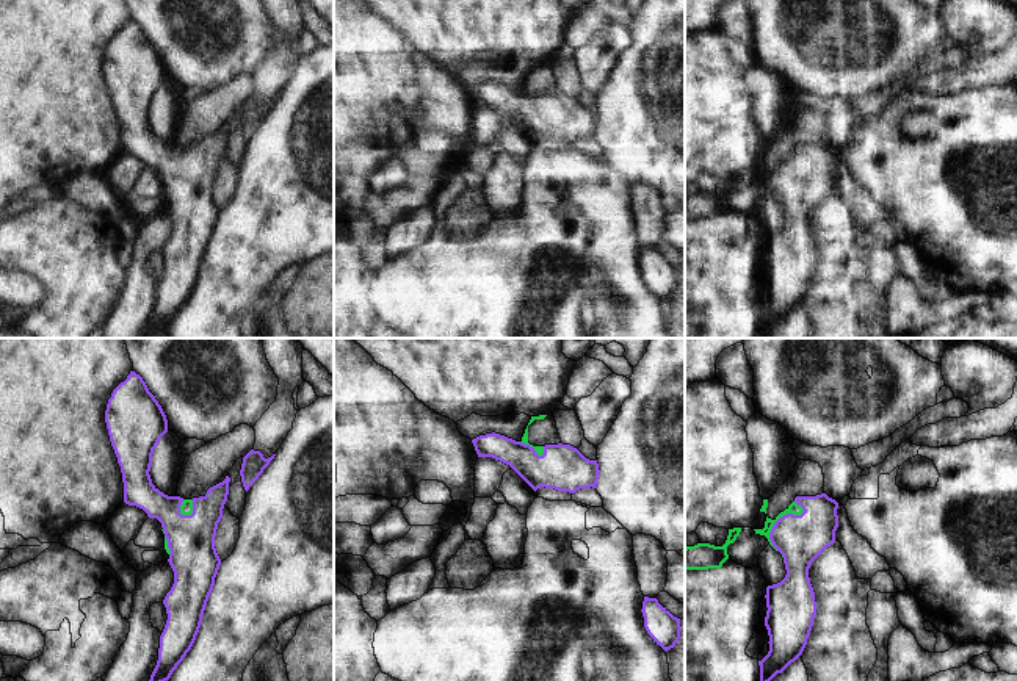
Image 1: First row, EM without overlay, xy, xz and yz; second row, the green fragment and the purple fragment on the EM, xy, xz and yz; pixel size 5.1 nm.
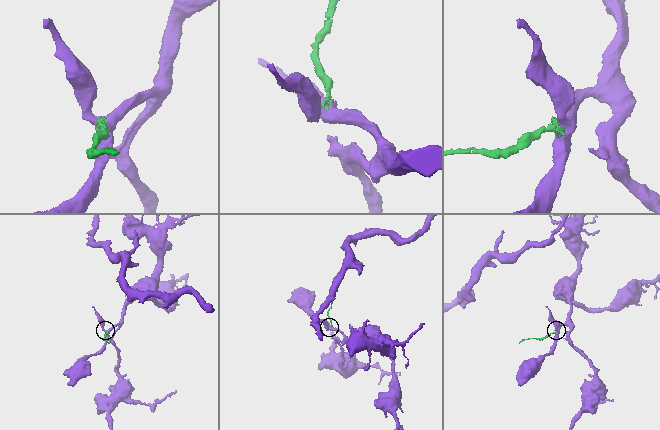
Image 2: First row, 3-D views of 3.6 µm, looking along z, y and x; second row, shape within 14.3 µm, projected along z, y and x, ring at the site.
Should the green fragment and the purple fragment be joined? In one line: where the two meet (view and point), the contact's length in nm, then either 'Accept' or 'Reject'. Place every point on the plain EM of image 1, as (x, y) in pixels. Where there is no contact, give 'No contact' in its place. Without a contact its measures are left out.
Touches green at yz (779, 166). Shared border 280 nm. Accept

